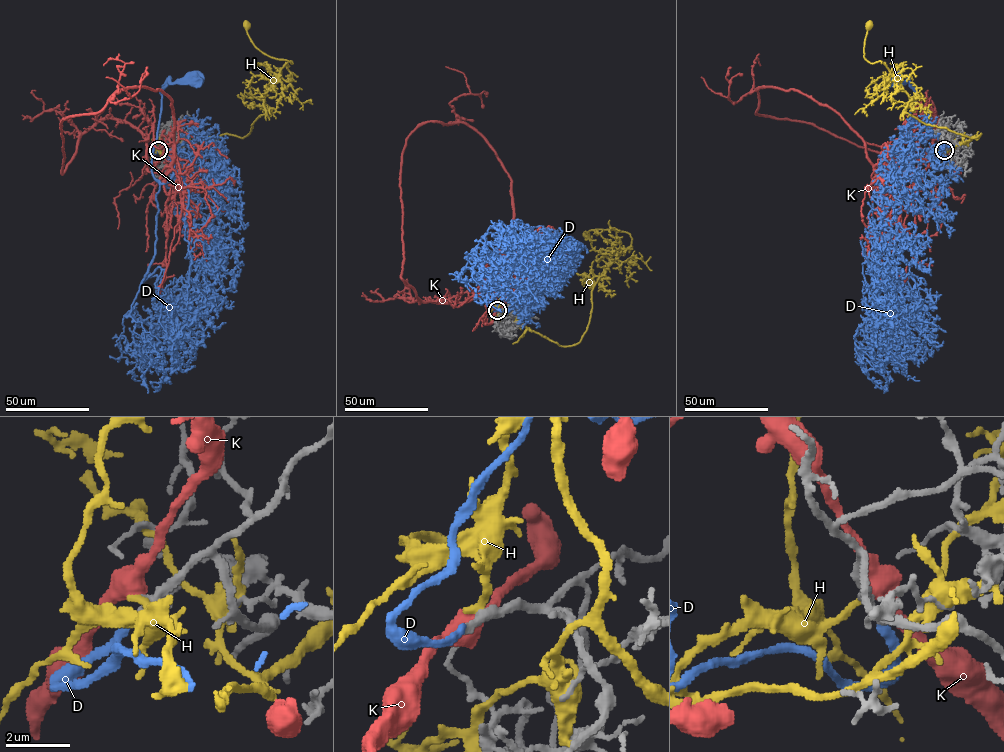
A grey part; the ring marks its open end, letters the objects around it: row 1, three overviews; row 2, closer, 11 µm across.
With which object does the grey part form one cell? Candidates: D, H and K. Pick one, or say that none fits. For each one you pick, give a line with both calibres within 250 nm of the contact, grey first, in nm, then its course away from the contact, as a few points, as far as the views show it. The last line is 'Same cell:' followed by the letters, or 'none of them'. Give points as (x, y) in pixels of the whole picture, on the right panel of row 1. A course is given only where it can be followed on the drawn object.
D: 240 nm thick on the grey side, 260 nm on the other; it runs (945, 150), (924, 160), (912, 155), (892, 164), (882, 183), (917, 96), (909, 80), (894, 79)
Same cell: D

